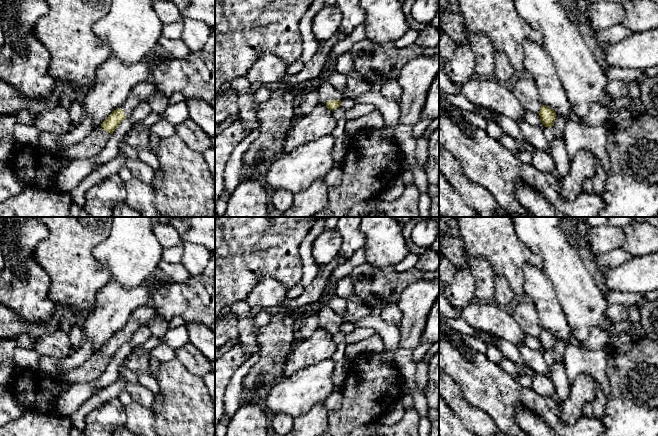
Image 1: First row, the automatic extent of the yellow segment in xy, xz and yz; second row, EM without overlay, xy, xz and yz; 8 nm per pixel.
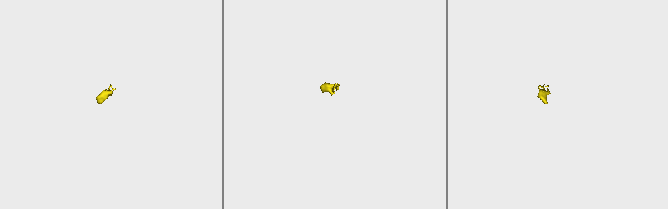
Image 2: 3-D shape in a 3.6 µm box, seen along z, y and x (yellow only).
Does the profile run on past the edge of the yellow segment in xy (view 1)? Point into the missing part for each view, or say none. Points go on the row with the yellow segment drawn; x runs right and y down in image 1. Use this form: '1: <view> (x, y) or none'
1: xy (94, 142)

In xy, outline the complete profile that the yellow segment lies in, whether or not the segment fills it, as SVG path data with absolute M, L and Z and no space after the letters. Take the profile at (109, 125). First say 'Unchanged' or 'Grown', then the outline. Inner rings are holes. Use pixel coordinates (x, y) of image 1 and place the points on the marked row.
Grown. M151 79L136 85L131 90L126 102L114 110L99 127L94 128L79 143L58 151L58 155L71 162L77 159L92 158L99 154L119 124L132 113L137 104L148 101L154 89L155 84Z

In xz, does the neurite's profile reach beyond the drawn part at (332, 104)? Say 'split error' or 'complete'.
split error

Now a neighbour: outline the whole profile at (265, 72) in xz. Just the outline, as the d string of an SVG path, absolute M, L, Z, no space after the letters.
M265 53L258 58L245 77L251 83L270 84L282 80L286 75L288 66L278 56Z

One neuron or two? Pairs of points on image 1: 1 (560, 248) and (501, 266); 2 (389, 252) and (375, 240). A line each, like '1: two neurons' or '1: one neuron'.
1: two neurons
2: one neuron

